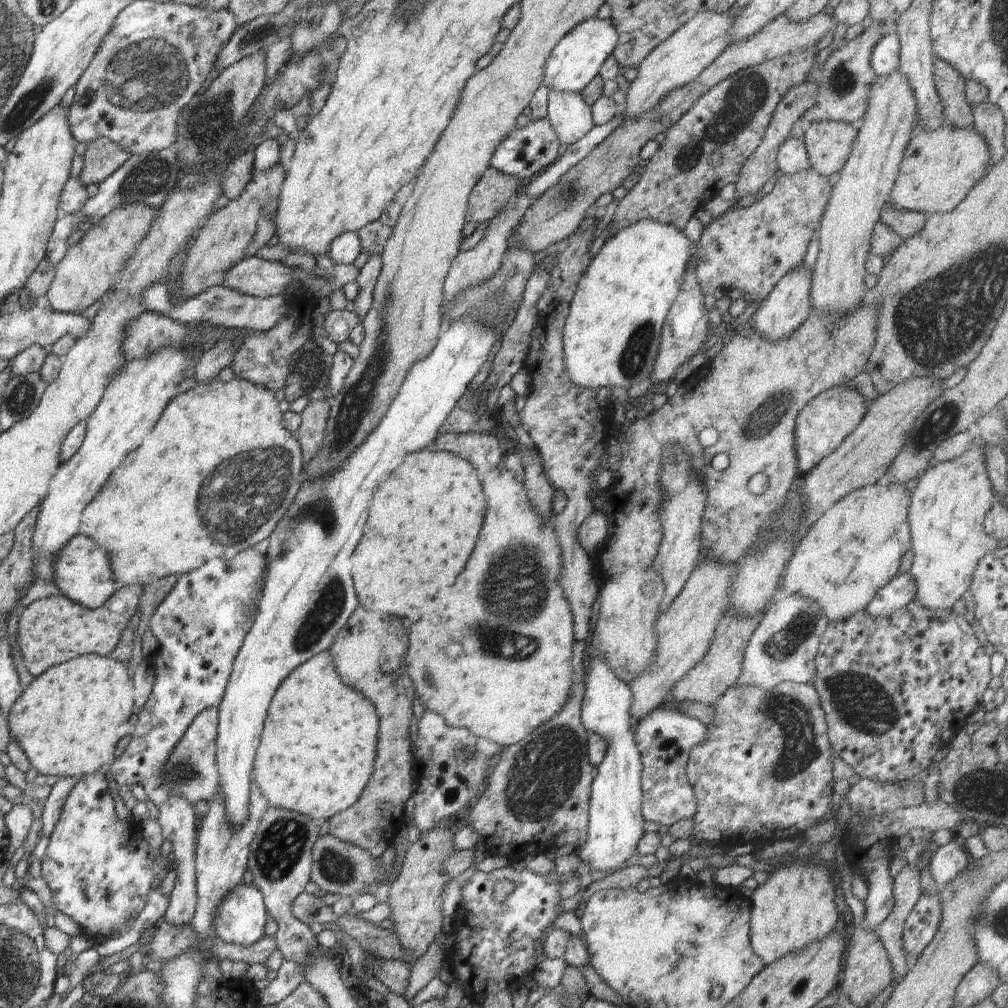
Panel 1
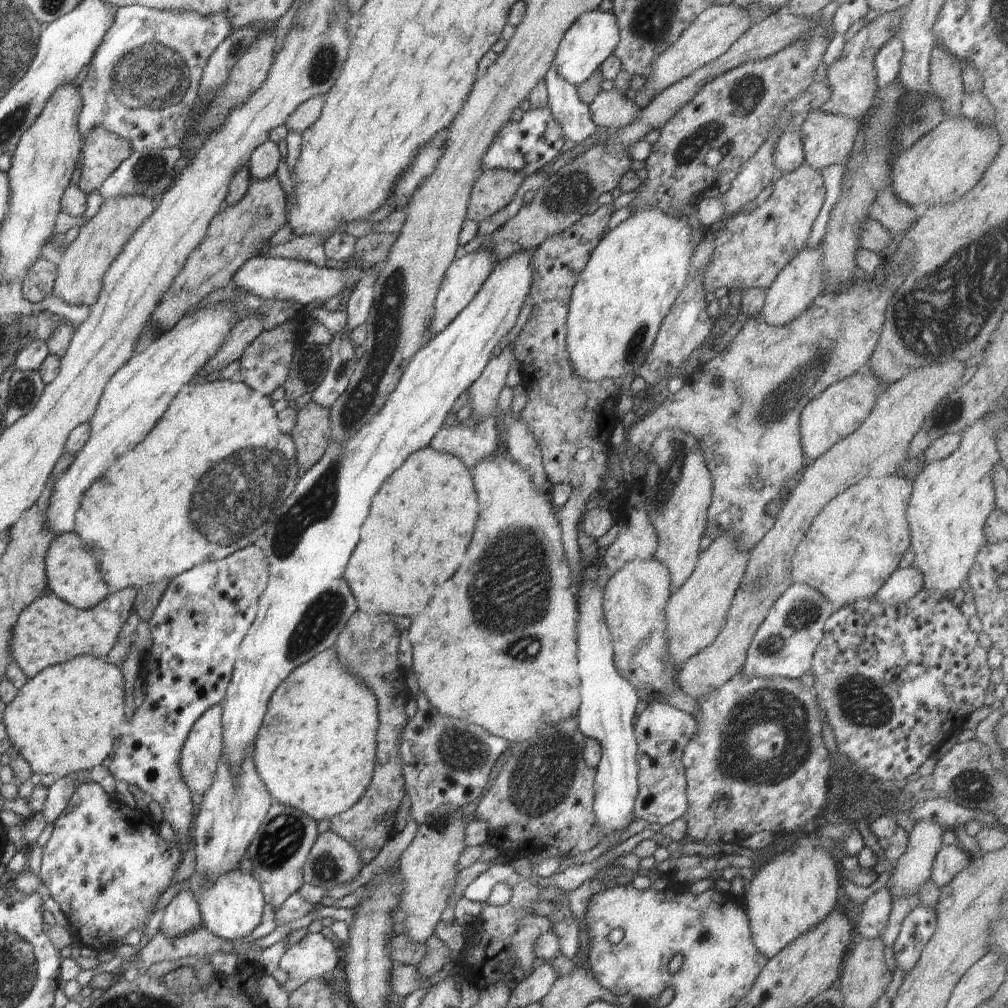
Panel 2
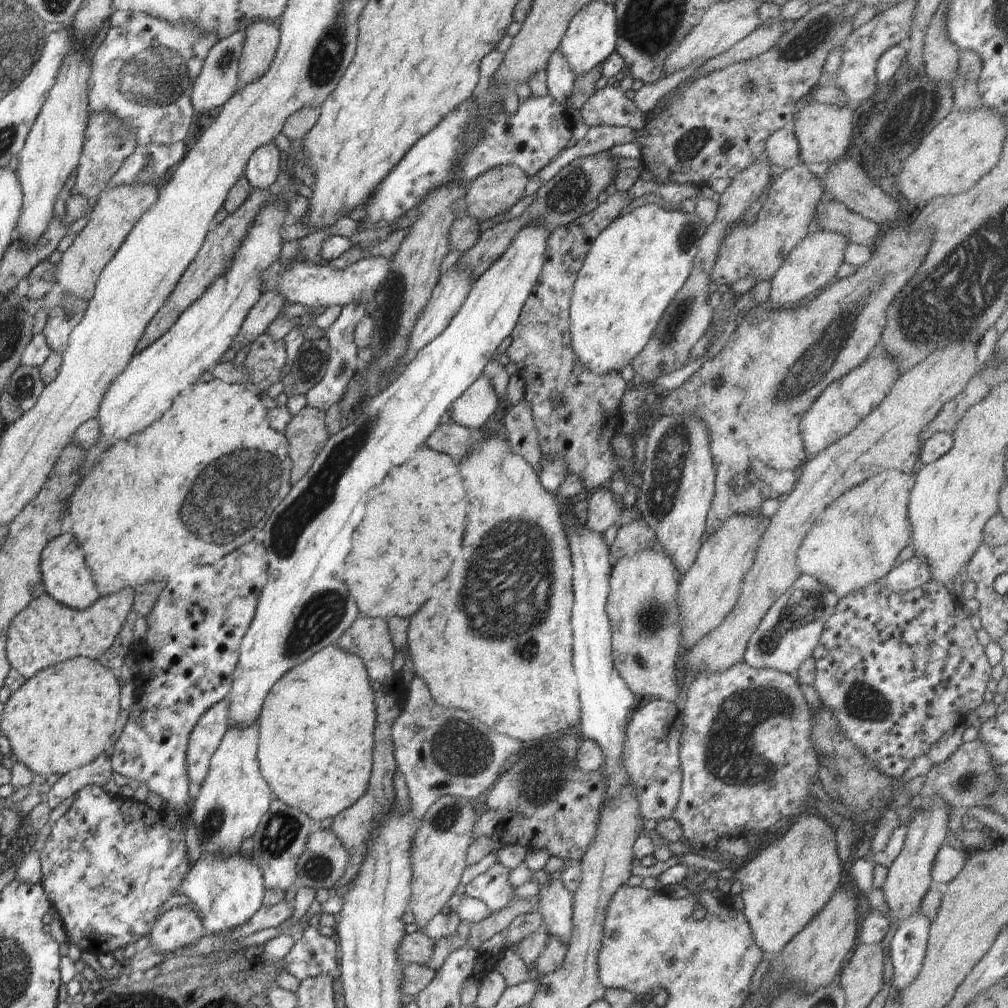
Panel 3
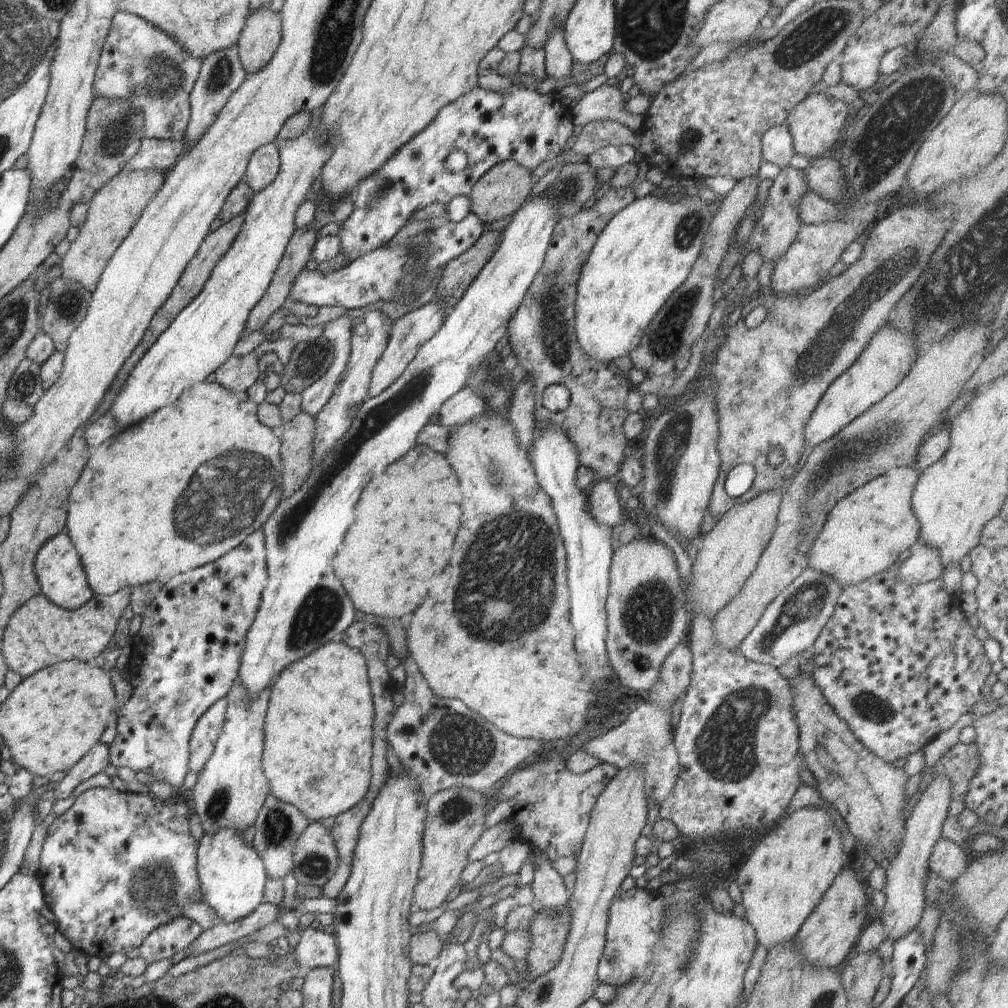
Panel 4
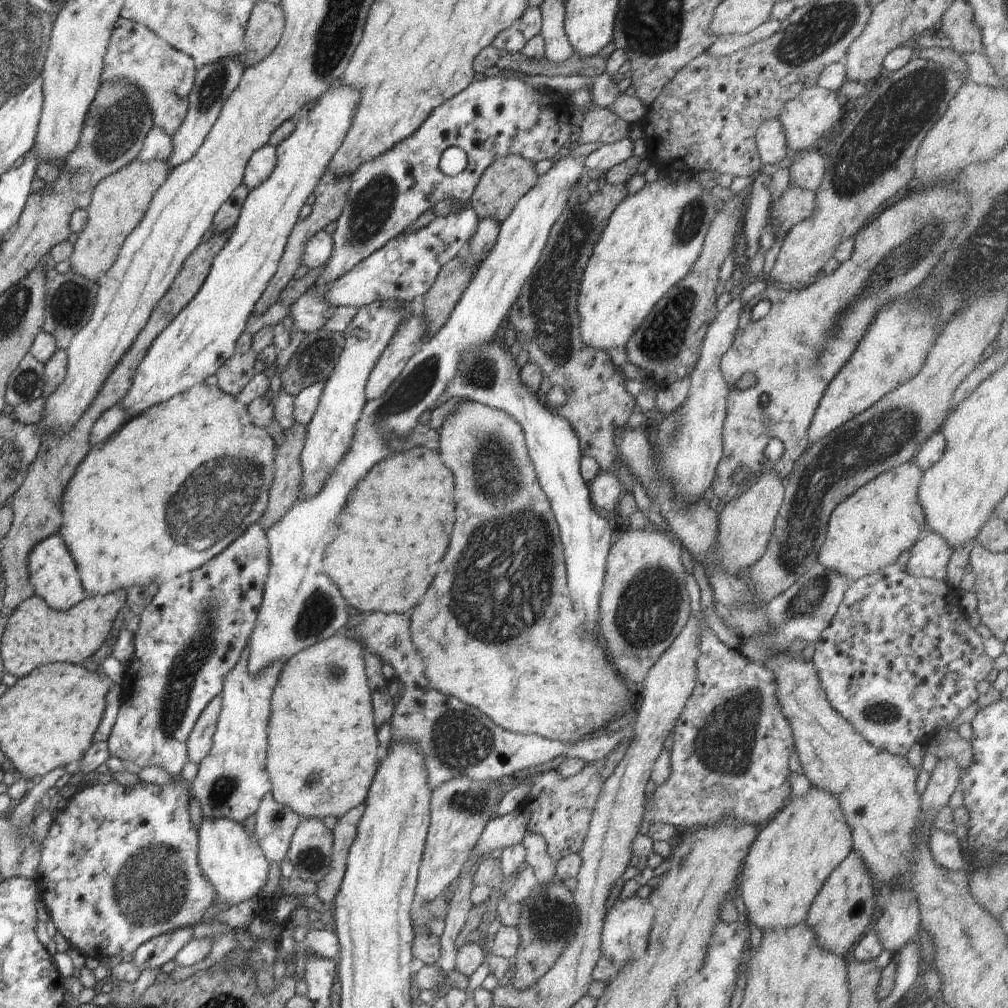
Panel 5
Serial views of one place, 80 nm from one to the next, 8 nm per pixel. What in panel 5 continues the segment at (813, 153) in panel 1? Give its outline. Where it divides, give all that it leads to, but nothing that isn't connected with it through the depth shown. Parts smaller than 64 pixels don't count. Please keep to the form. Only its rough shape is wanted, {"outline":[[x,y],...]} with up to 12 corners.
{"outline":[[817,84],[777,118],[791,152],[828,137],[843,115],[835,91]]}

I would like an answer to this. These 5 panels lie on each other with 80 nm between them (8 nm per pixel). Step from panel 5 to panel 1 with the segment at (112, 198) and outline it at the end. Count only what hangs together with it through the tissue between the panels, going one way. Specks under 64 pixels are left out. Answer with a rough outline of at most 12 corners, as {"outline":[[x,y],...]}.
{"outline":[[119,206],[55,266],[49,306],[102,300],[156,211]]}

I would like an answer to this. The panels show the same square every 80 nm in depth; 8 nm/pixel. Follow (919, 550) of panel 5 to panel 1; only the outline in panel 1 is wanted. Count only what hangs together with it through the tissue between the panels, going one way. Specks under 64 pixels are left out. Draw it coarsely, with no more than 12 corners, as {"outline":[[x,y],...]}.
{"outline":[[902,572],[878,590],[865,610],[885,617],[914,601],[913,574]]}

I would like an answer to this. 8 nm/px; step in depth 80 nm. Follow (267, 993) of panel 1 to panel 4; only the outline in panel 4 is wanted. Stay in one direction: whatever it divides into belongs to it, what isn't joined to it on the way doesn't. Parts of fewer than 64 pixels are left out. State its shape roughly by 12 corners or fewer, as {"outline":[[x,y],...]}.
{"outline":[[302,928],[292,951],[298,976],[312,968],[336,971],[334,934]]}

